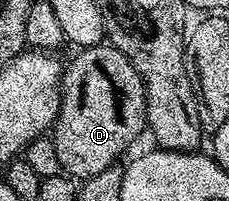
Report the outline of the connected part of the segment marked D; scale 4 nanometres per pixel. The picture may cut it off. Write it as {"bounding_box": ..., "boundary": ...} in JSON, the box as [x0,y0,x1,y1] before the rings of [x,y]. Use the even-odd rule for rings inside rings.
{"bounding_box":[53,45,146,181],"boundary":[[[110,45],[85,47],[79,56],[64,66],[59,85],[59,115],[55,119],[53,138],[57,145],[57,157],[61,161],[62,174],[86,181],[97,173],[105,173],[116,166],[119,154],[144,130],[146,117],[146,88],[130,58]]]}

